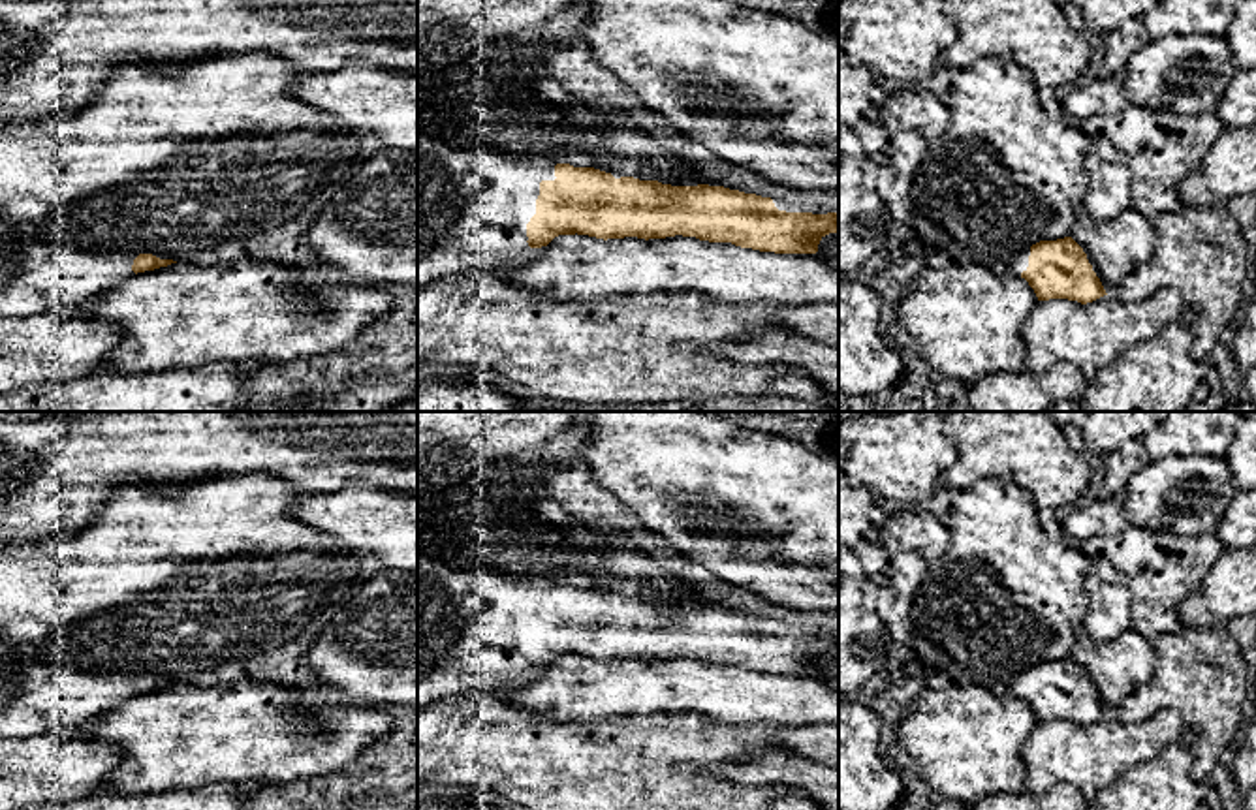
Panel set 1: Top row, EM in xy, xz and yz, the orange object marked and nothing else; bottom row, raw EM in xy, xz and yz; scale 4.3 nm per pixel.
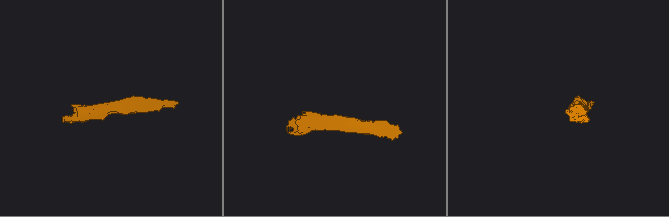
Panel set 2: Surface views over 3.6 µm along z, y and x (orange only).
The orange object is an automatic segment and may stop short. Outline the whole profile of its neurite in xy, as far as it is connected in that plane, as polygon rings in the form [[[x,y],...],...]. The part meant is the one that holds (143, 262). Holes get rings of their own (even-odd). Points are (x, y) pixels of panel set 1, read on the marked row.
[[[0,216],[0,316],[81,314],[124,278],[173,259],[133,252],[83,252],[24,239]]]

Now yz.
[[[1072,237],[1040,241],[1015,252],[1008,273],[1025,278],[1038,301],[1068,299],[1087,304],[1107,295],[1098,269]]]

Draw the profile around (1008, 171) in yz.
[[[978,58],[965,70],[953,70],[946,105],[950,124],[929,141],[912,177],[914,212],[963,242],[976,263],[997,274],[1008,273],[1015,252],[1070,237],[1089,180],[1085,158],[1092,141],[1087,133],[1066,124],[1027,71],[998,58]]]

